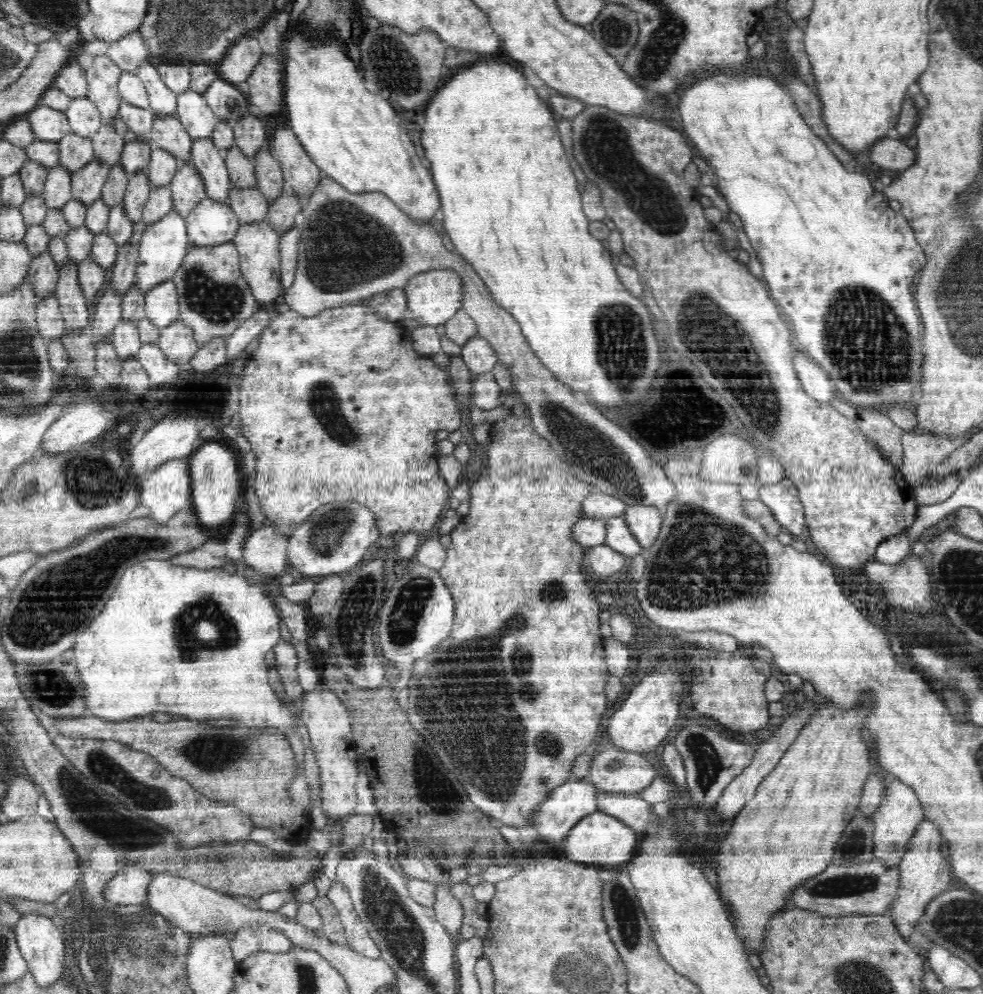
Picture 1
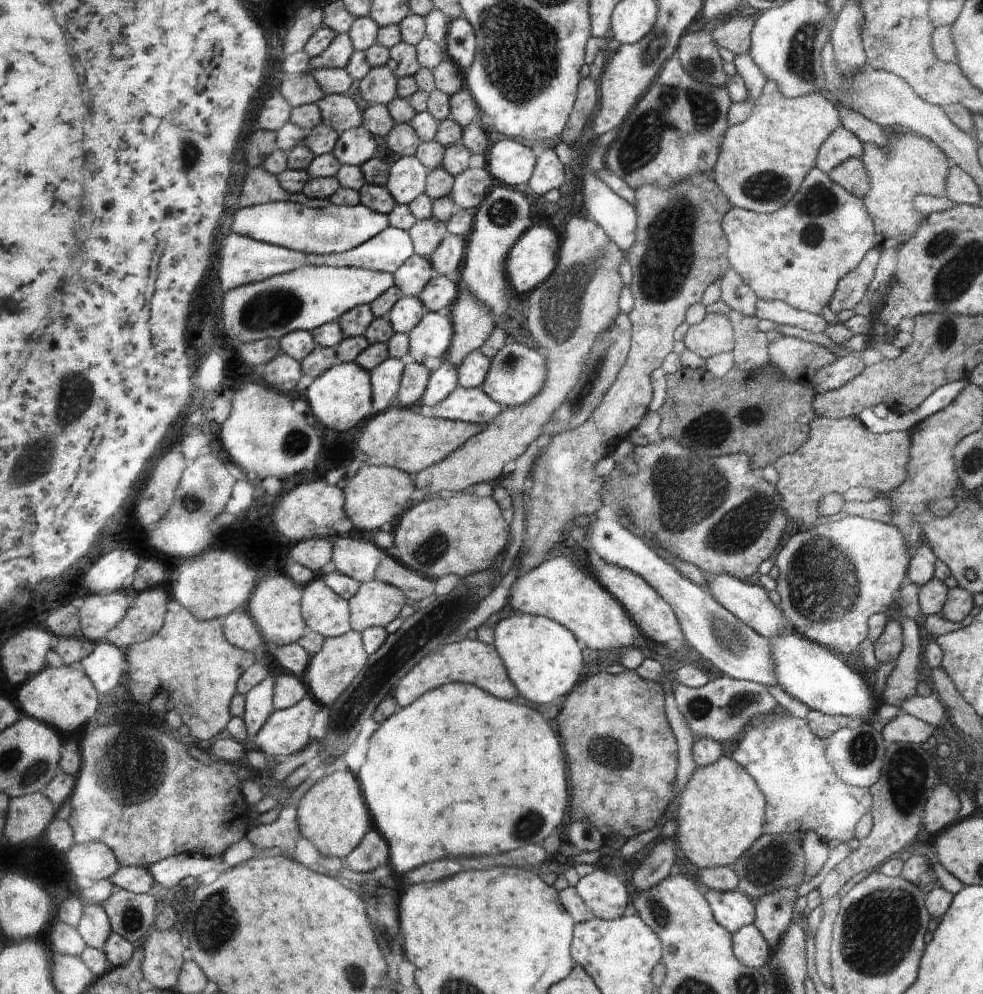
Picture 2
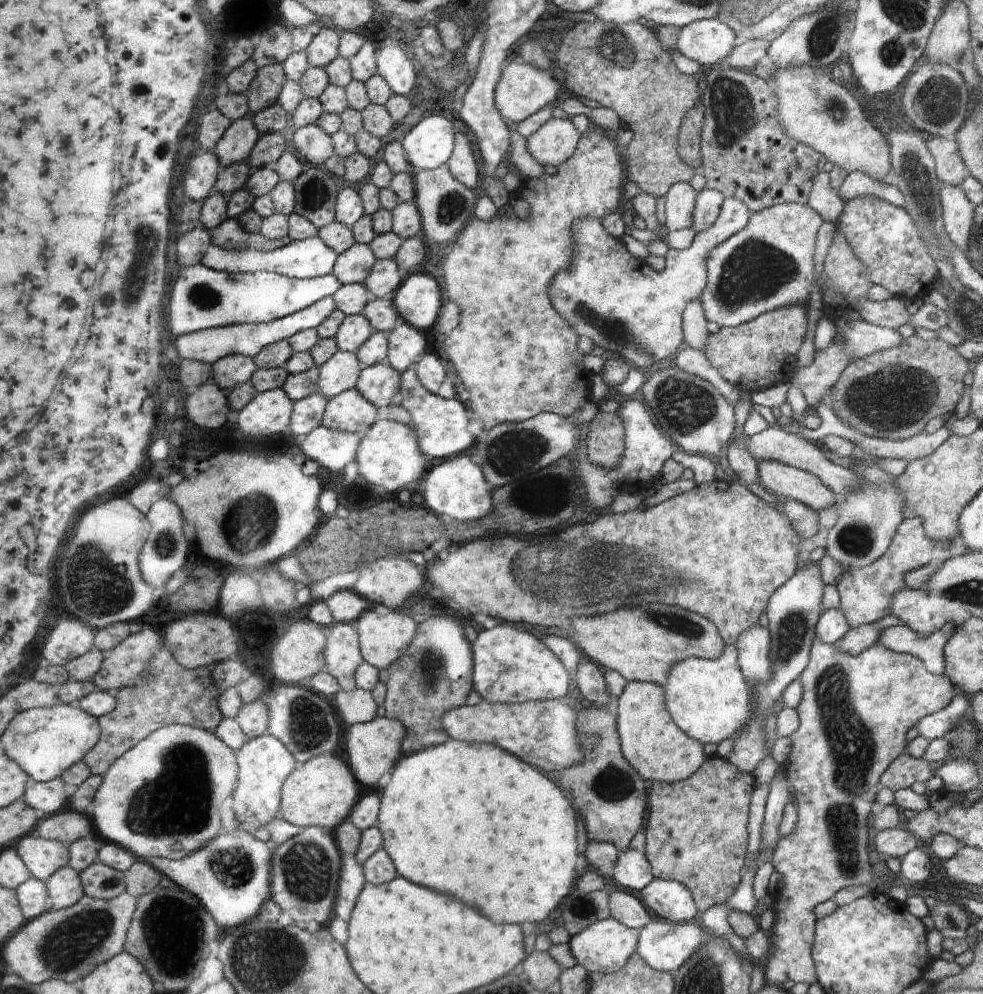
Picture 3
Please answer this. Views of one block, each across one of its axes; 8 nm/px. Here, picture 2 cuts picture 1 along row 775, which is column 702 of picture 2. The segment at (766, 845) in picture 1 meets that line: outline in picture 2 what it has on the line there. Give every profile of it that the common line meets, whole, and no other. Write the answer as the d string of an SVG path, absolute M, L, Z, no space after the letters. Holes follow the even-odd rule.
M722 755L710 766L696 768L690 782L681 789L679 810L677 815L676 842L686 855L686 858L696 868L712 868L712 866L729 866L738 860L766 832L767 799L758 788L756 780L749 771L730 757Z

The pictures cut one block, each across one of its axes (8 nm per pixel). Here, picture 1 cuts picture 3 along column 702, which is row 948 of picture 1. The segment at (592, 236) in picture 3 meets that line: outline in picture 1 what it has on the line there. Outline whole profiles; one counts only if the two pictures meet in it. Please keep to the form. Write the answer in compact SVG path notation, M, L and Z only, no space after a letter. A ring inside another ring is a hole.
M258 926L242 928L230 936L229 946L236 962L258 952L286 953L293 950L293 942L278 929Z

